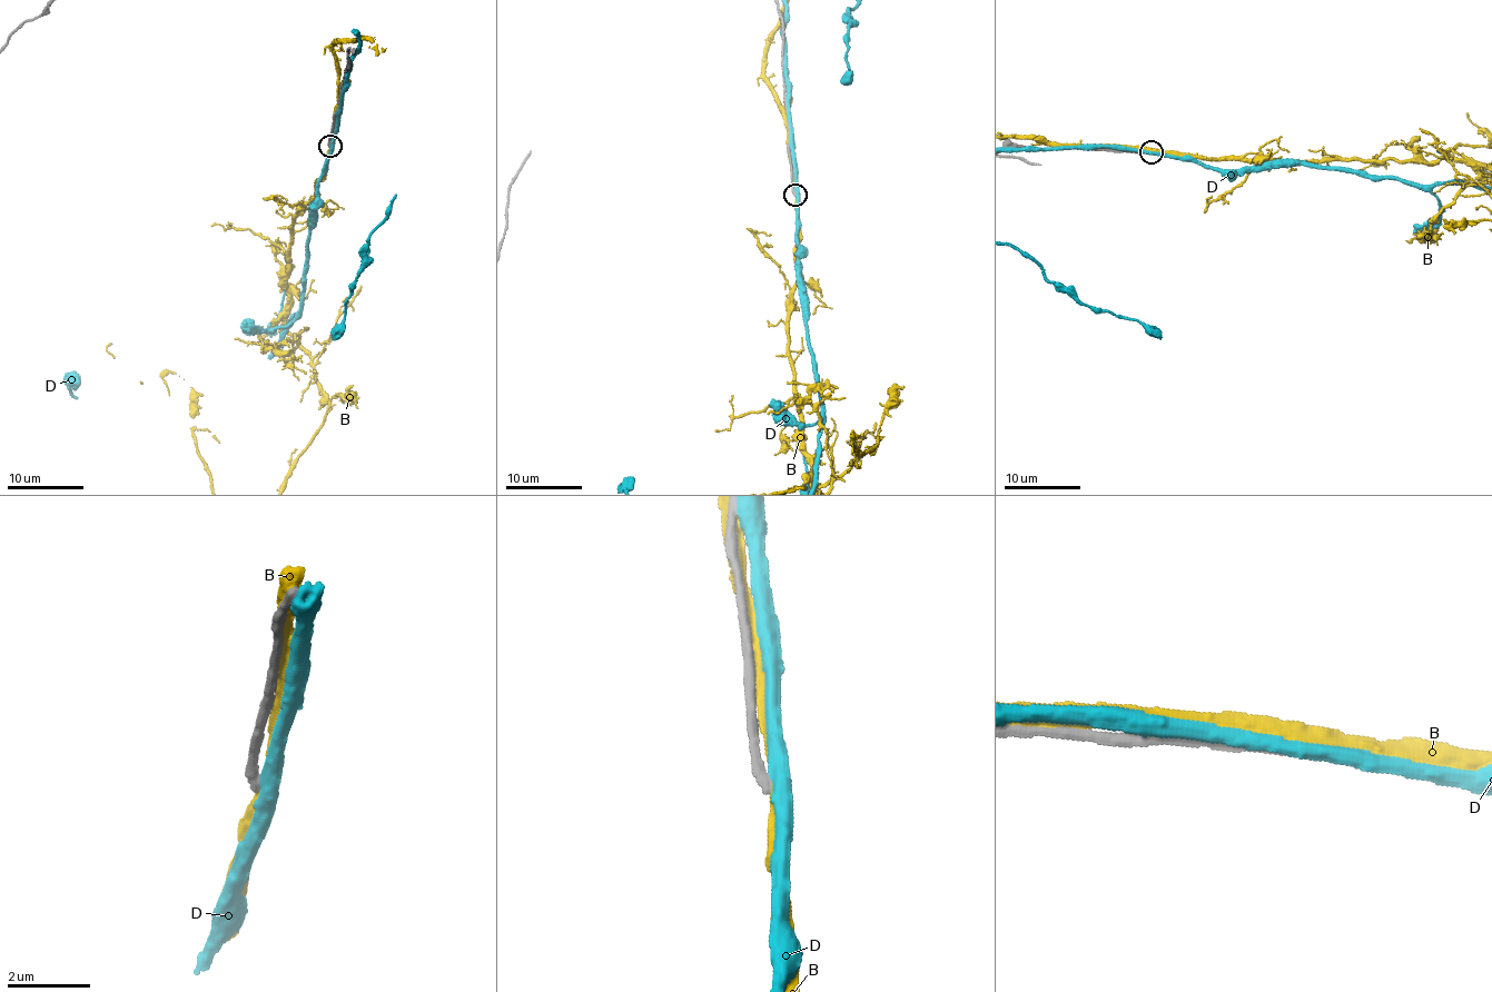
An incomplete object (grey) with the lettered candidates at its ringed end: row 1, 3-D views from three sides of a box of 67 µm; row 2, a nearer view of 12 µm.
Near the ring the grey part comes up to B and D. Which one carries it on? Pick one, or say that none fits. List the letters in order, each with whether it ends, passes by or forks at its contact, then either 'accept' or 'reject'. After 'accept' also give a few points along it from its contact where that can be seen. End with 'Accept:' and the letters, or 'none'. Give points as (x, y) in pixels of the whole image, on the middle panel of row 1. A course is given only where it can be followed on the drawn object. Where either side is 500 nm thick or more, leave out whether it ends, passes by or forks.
B: it passes by; reject
D: it passes by; reject
Accept: none

